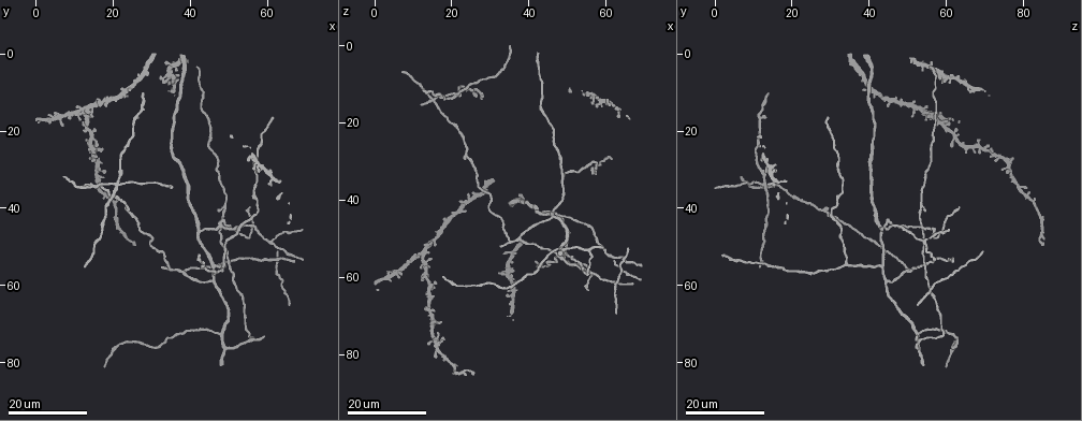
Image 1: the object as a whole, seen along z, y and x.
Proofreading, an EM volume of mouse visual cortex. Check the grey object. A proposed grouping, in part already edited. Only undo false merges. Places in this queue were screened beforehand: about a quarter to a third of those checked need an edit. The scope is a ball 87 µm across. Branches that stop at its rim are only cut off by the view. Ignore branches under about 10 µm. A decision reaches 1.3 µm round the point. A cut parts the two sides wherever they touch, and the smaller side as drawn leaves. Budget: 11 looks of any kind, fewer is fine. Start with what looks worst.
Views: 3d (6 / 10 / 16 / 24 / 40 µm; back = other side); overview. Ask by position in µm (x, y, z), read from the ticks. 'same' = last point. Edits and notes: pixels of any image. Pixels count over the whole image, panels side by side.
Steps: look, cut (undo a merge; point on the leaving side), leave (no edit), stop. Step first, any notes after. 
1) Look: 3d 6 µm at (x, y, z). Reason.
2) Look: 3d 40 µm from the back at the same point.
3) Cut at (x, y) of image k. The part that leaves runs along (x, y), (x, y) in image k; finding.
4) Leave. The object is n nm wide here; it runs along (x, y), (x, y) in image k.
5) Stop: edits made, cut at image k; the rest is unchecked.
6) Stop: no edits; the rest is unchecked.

Look: 3d 24 µm at (15.0, 35.0, 14.0). Four-way junction.

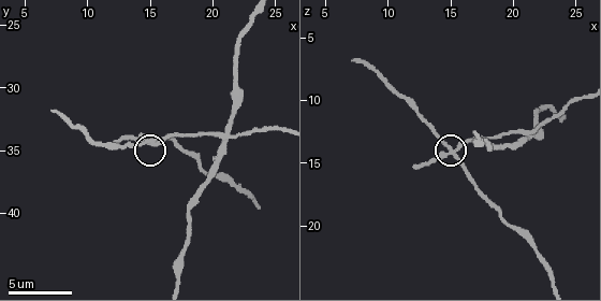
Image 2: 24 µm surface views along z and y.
Look: 3d 6 µm at (15.4, 34.4, 14.0).

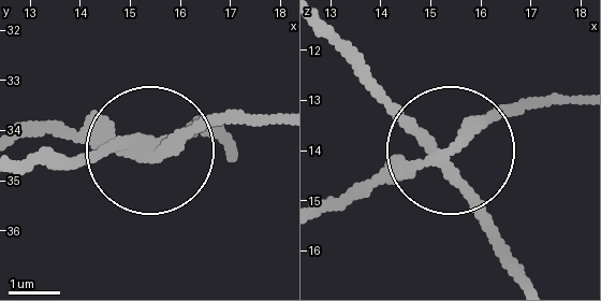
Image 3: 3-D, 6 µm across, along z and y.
Cut at (195, 123) of image 3. The part that leaves runs along (140, 158), (211, 119), (276, 119) in image 3; two cells meet here.

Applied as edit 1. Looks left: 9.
Look: overview.

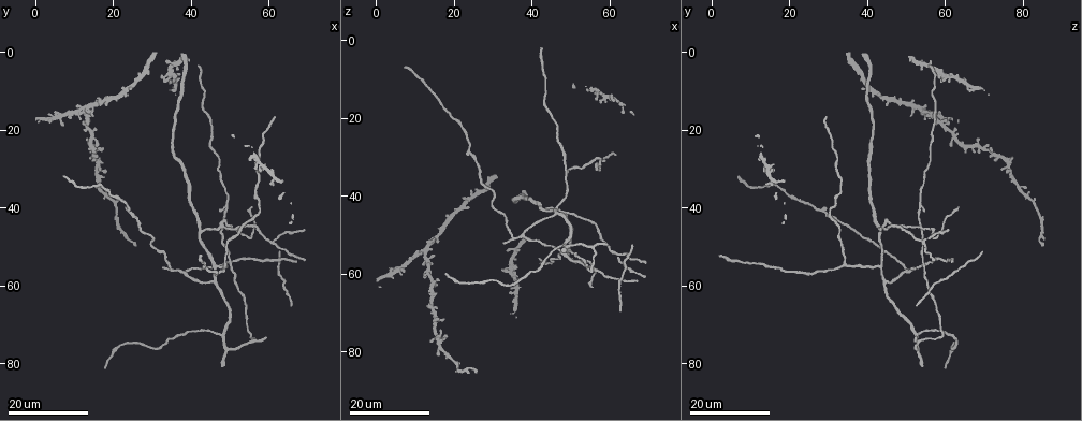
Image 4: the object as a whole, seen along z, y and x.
Look: 3d 24 µm at (38.0, 56.0, 50.0). A fork.

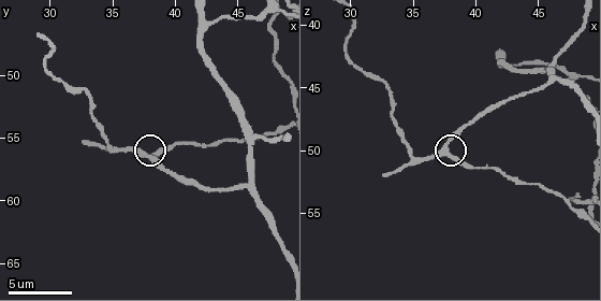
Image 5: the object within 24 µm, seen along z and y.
Look: 3d 10 µm at the same point.

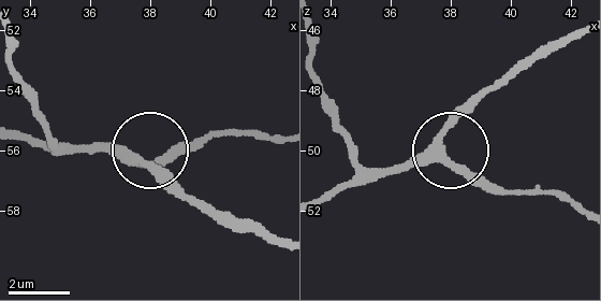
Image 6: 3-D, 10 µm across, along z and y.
Leave. The side arm is 49 µm long; it runs along (577, 29), (516, 62), (446, 132), (455, 160), (522, 194) in image 6; all the same cell.

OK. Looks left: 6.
Look: 3d 24 µm at (48.0, 72.0, 53.0). Small branch off a trunk.

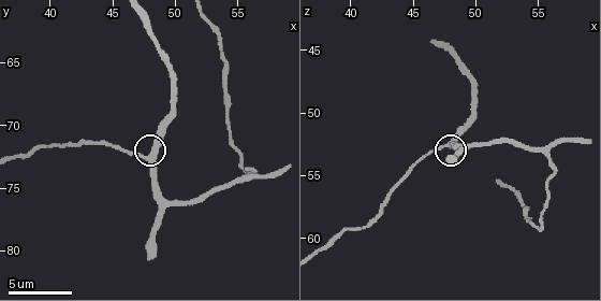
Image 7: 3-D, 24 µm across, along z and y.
Look: 3d 10 µm at (47.6, 72.6, 52.4).

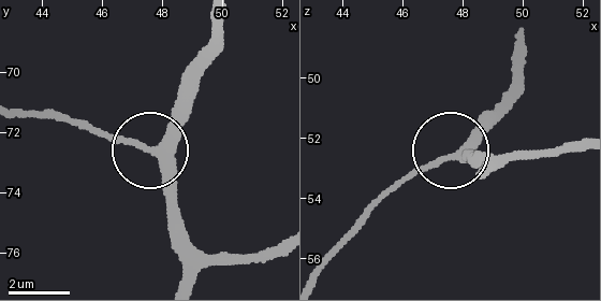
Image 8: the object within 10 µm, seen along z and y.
Leave. It runs along (512, 53), (504, 99), (451, 153), (405, 175), (377, 204) in image 8; one cell here.

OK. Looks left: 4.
Look: 3d 24 µm at (47.5, 45.0, 43.5). Branch point.

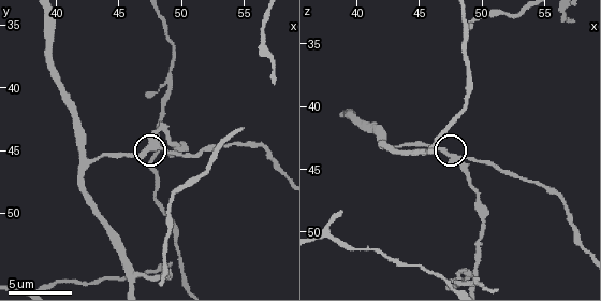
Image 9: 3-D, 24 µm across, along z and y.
Look: 3d 6 µm at (47.8, 44.6, 44.2). Closer look.

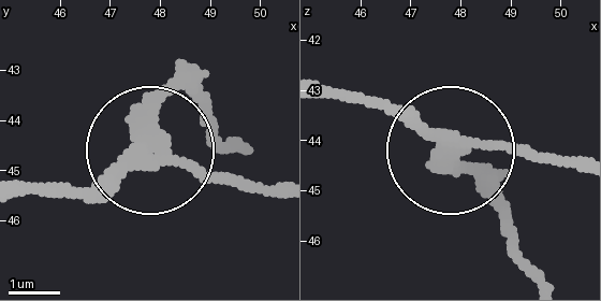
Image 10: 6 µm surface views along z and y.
Cut at (176, 86) of image 10. The side arm is 33 µm long; the part that leaves runs along (141, 143), (175, 87), (235, 139) in image 10; a second cell is stuck on.

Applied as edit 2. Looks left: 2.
Look: 3d 16 µm at (60.5, 49.0, 54.0). Calibre changes.

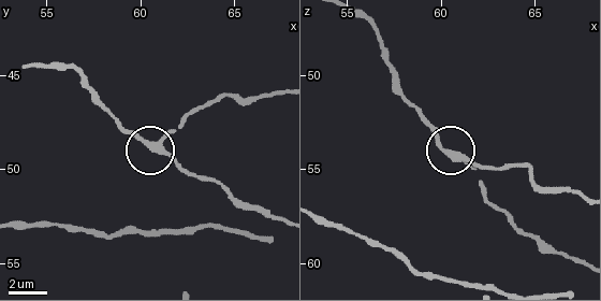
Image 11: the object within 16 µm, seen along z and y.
Look: 3d 10 µm at (61.1, 48.7, 54.3).

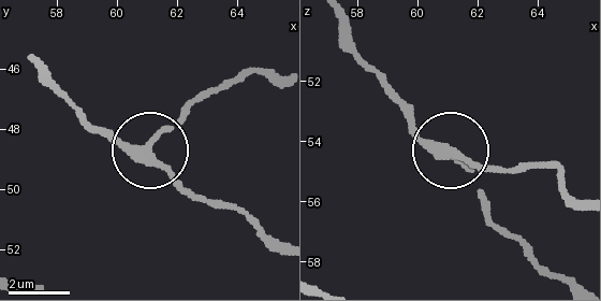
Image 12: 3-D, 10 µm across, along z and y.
Leave. It runs along (37, 58), (45, 79), (121, 145), (152, 145), (188, 112) in image 12; one cell here.

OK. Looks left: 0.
Stop: edits made, cut at image 3, cut at image 10; the rest is unchecked.

